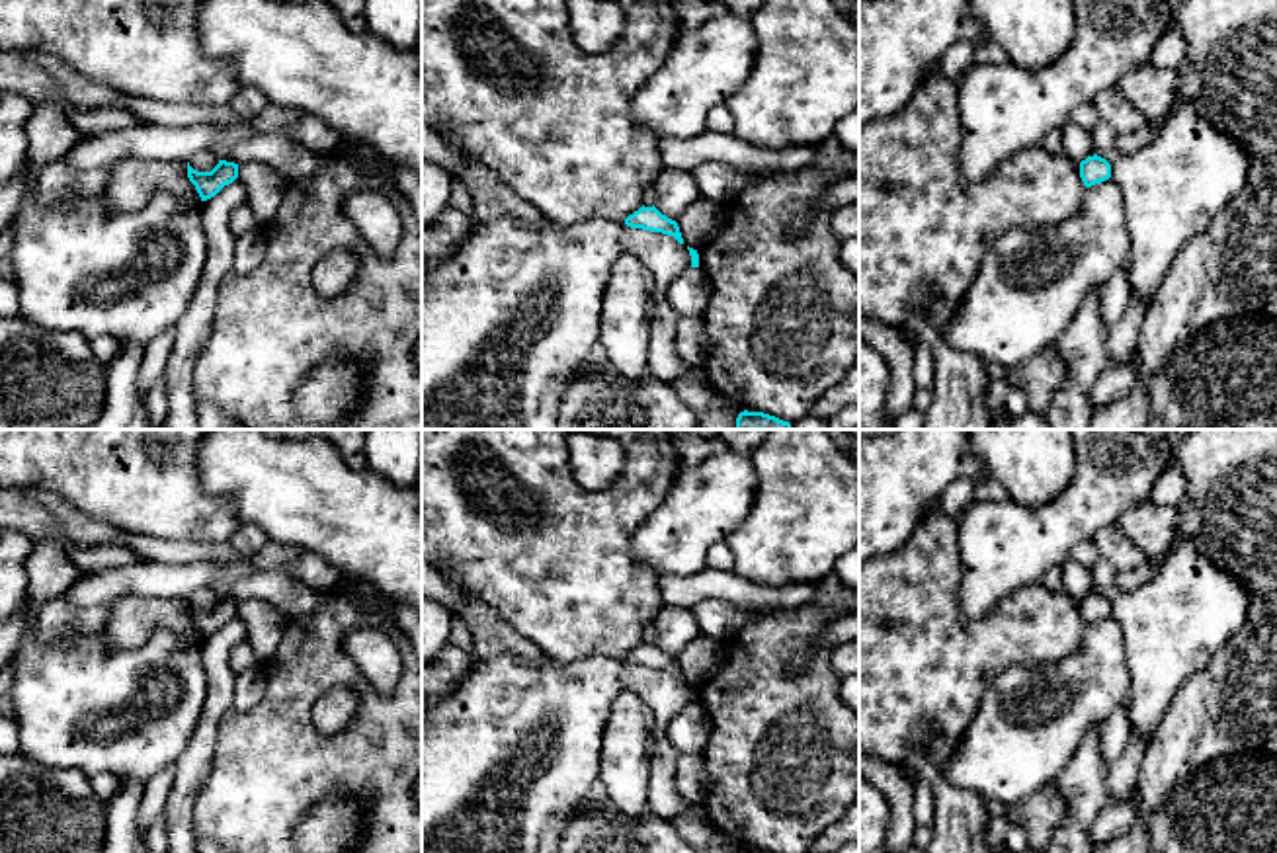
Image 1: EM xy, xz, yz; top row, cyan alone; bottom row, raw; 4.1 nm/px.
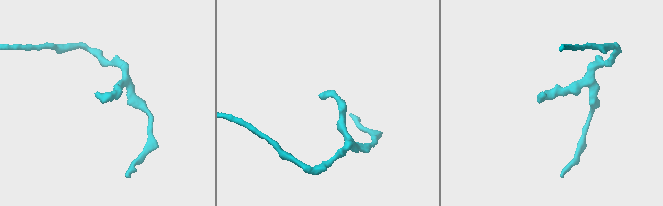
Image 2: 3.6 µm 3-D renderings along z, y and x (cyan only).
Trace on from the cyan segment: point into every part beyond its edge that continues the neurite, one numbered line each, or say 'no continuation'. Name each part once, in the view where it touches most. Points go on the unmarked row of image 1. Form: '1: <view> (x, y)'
no continuation

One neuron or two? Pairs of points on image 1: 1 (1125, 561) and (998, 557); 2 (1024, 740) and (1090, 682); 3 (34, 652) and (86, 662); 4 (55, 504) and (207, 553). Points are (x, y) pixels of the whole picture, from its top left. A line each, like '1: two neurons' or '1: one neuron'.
1: two neurons
2: one neuron
3: one neuron
4: one neuron

